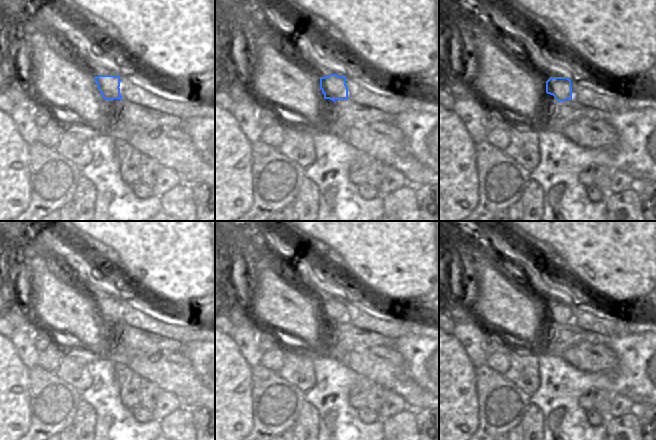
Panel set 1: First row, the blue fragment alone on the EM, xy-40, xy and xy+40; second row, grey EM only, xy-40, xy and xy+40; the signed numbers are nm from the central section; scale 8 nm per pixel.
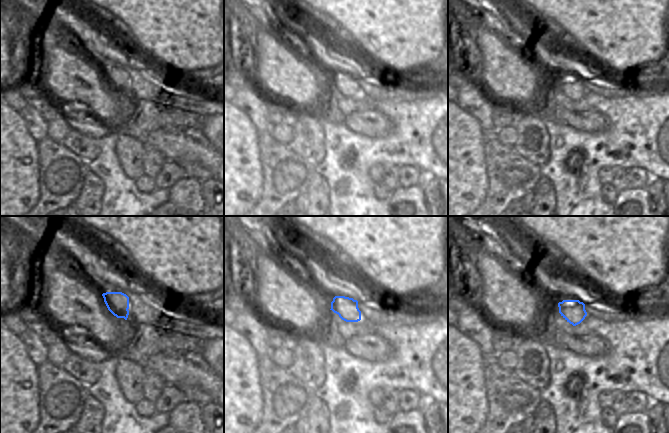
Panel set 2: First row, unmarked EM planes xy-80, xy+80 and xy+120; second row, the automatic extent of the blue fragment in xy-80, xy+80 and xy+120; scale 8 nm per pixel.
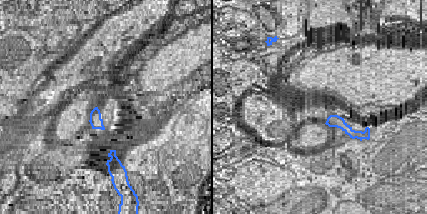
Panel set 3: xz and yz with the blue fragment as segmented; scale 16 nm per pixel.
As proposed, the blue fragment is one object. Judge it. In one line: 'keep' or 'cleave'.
keep

